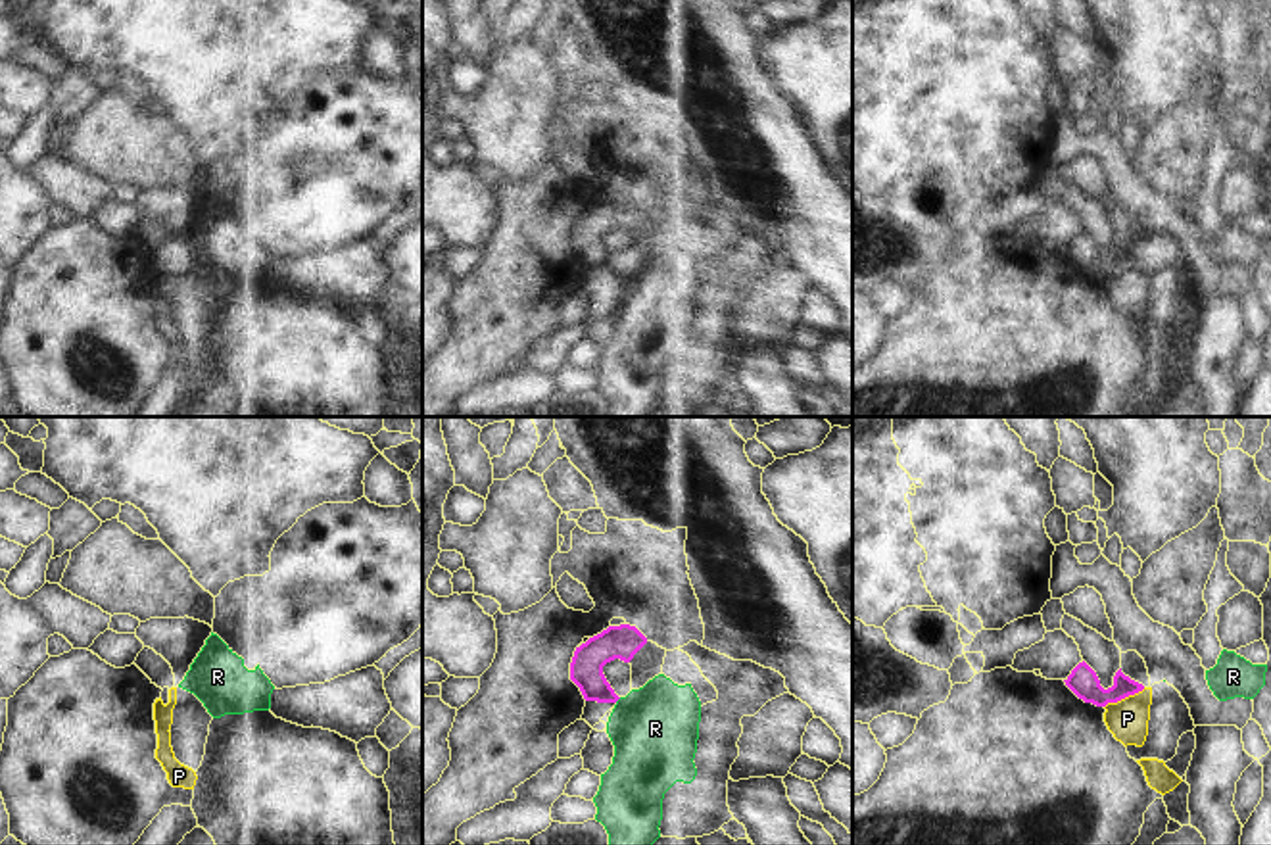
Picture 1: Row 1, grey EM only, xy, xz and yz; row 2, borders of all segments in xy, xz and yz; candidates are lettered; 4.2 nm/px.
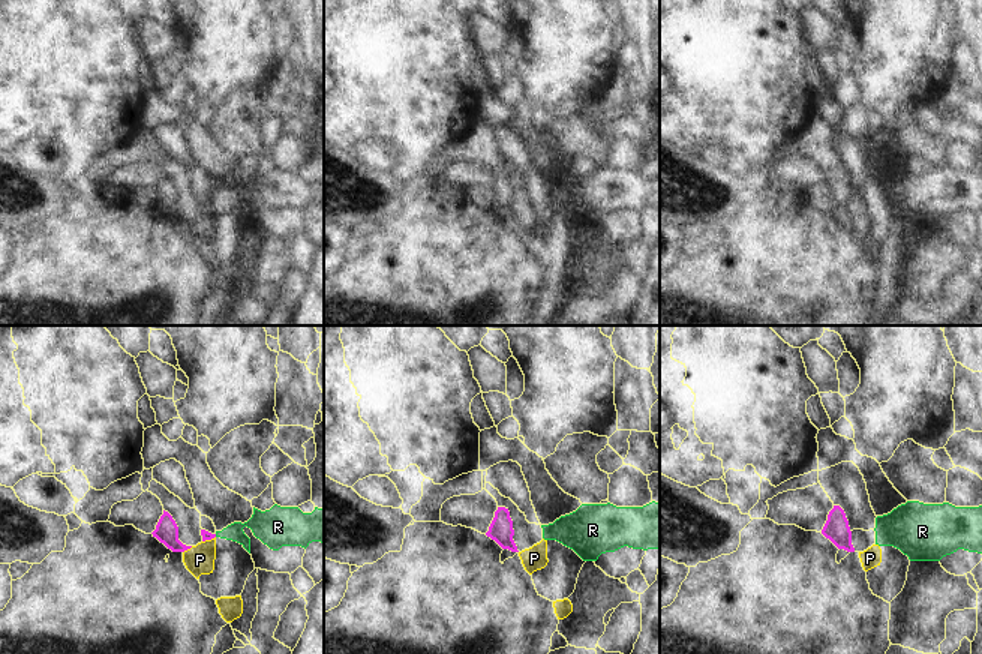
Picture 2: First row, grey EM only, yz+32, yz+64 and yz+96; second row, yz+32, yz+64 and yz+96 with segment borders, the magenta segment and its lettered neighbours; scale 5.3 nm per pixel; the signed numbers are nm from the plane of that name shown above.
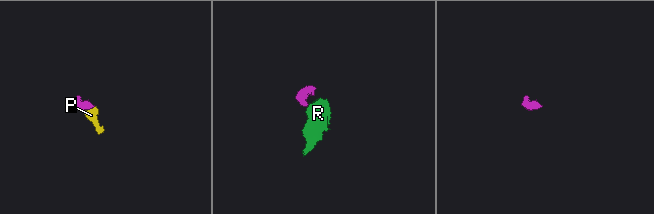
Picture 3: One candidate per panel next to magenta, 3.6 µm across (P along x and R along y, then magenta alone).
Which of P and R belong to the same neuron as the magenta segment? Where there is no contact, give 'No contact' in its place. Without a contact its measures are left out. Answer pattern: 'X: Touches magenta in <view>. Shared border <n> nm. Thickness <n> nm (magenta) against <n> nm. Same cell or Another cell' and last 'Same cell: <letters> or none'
P: Touches magenta in yz. Shared border 190 nm. Thickness 120 nm (magenta) against 170 nm. Another cell
R: Touches magenta in xz. Shared border 40 nm. Thickness 150 nm (magenta) against 360 nm. Same cell
Same cell: R.

